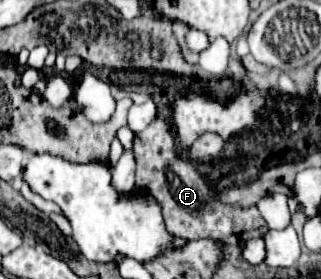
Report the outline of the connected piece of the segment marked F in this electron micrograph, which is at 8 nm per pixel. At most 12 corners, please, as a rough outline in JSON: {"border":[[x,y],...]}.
{"border":[[154,119],[134,137],[136,185],[162,205],[170,235],[226,245],[268,233],[256,207],[222,205],[174,161]]}

